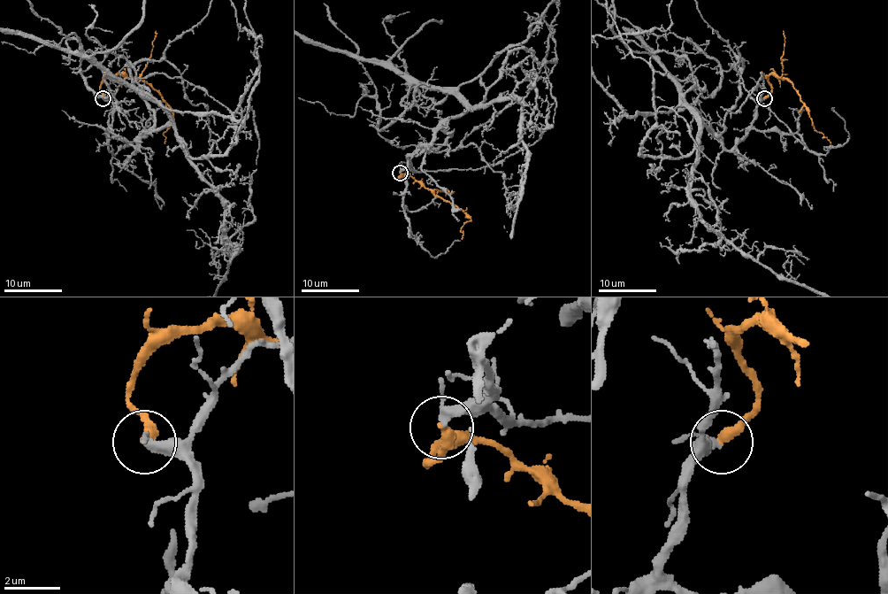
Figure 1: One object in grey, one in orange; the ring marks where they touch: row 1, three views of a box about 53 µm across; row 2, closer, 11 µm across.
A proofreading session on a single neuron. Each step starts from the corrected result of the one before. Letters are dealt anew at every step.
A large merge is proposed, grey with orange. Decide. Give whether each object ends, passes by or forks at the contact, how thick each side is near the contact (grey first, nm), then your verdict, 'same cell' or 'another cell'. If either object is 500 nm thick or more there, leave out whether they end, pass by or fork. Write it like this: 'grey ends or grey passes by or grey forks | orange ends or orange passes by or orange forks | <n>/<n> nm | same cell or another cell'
grey passes by | orange ends | 280/360 nm | same cell

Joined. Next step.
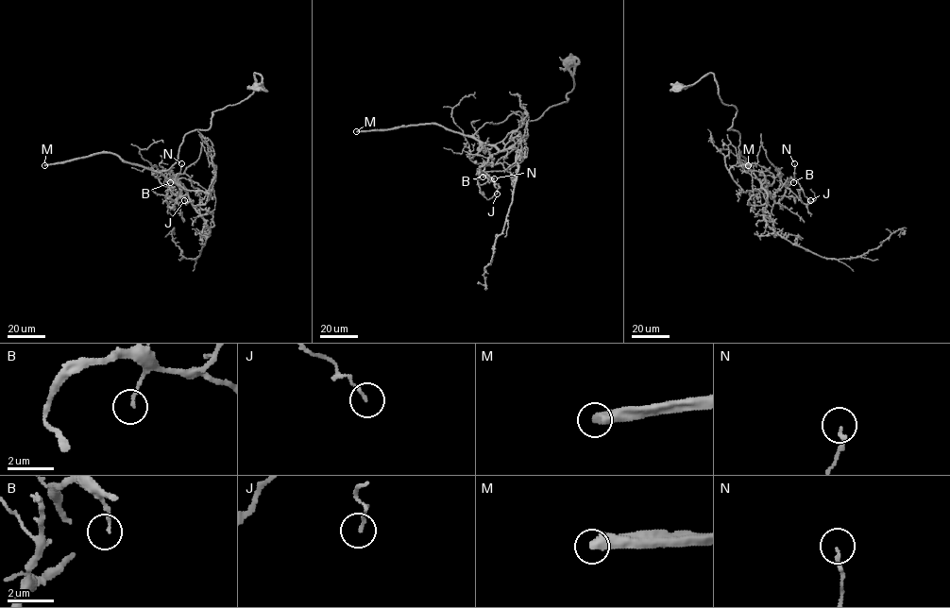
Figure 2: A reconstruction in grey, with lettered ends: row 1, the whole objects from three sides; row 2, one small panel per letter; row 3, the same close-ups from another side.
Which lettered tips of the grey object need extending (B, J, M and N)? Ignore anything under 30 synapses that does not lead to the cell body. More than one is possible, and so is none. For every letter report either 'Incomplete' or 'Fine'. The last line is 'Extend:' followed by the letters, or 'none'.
B: Fine
J: Fine
M: Incomplete
N: Fine
Extend: M

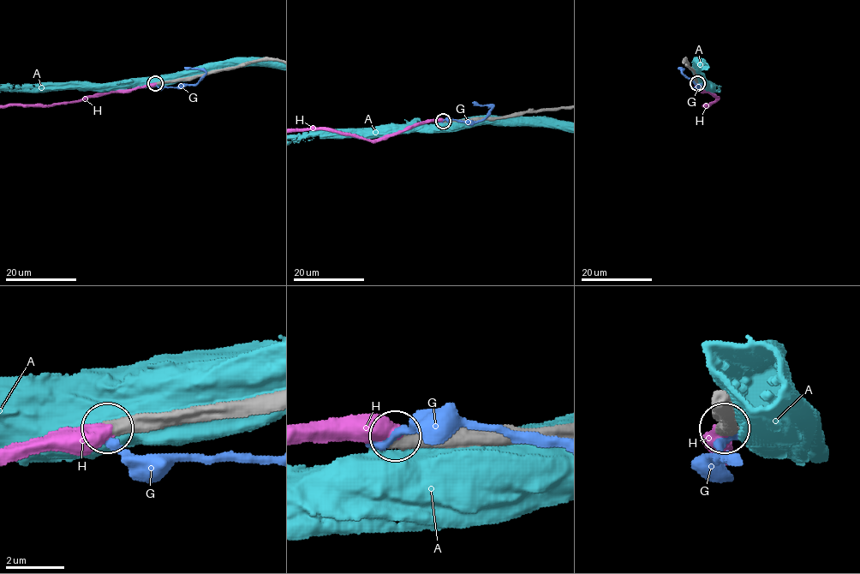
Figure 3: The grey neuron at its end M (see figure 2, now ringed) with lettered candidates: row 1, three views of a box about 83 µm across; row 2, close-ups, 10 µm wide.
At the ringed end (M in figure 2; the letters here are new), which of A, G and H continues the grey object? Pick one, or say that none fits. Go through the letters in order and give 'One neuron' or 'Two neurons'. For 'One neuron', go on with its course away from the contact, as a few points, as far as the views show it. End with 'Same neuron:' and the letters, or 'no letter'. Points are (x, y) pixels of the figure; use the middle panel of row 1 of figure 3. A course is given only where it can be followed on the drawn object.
A: Two neurons
G: Two neurons
H: One neuron
Same neuron: H

